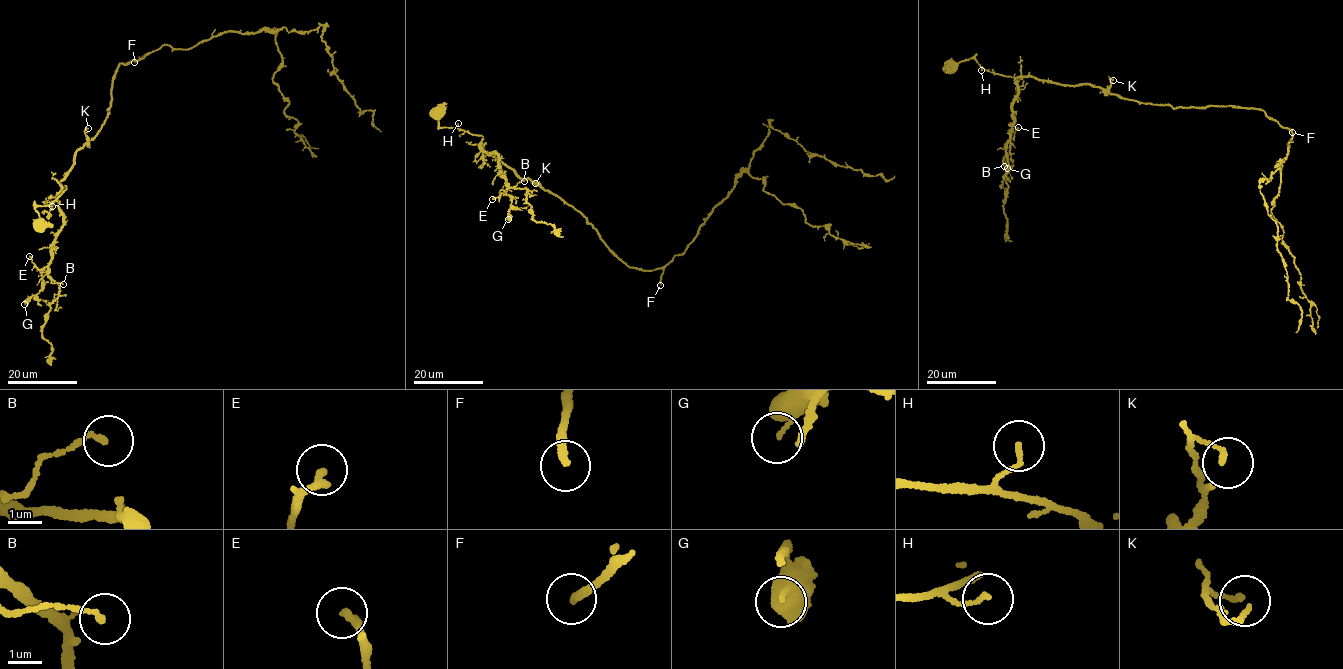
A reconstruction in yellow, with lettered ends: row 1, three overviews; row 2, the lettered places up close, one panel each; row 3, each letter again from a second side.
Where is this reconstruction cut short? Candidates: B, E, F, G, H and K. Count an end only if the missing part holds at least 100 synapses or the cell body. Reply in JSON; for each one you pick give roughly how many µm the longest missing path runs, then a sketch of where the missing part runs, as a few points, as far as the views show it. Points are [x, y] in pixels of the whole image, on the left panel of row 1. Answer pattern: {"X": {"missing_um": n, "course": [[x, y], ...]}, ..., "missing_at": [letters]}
{"F": {"missing_um": 70, "course": [[134, 62], [123, 64], [121, 82], [135, 116], [151, 141], [151, 162], [168, 166], [178, 174]]}, "missing_at": ["F"]}

